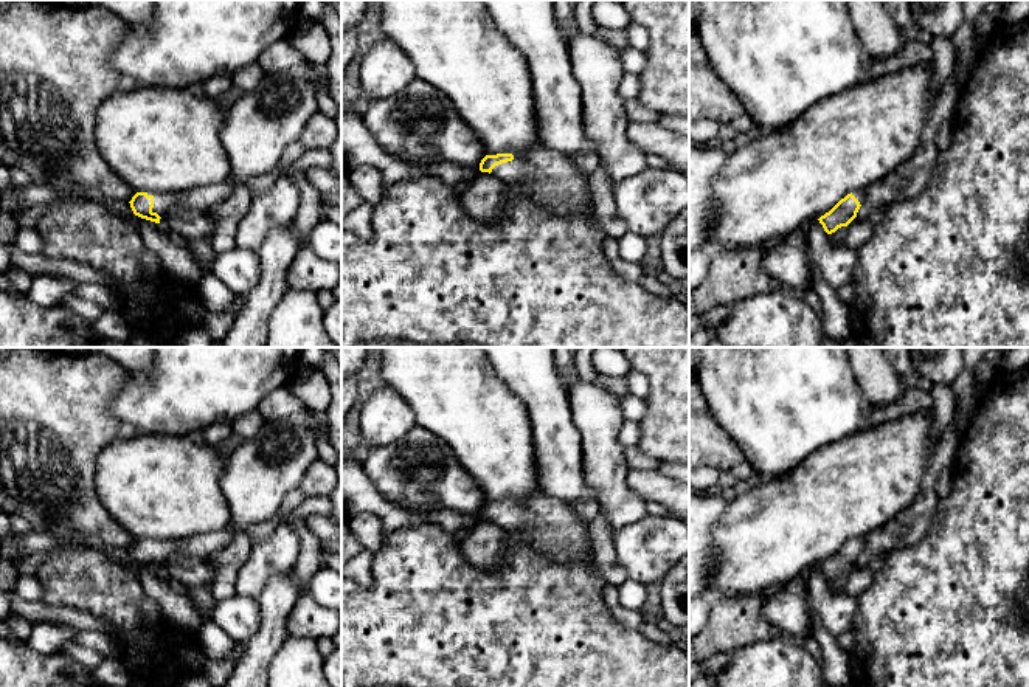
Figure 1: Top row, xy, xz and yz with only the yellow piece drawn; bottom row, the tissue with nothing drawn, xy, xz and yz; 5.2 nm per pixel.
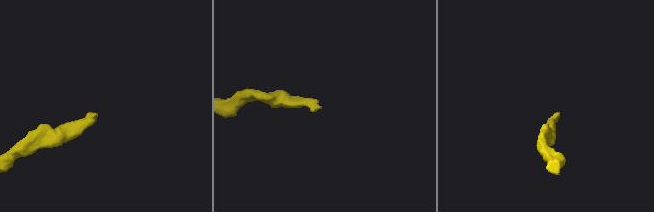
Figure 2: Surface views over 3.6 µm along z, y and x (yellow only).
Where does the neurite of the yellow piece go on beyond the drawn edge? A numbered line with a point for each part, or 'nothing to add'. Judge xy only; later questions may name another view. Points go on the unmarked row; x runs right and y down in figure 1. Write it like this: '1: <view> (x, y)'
1: xy (202, 546)

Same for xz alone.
1: xz (550, 524)

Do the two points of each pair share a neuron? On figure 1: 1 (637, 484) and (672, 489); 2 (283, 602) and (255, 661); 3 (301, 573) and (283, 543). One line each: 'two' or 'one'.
1: one
2: one
3: two

